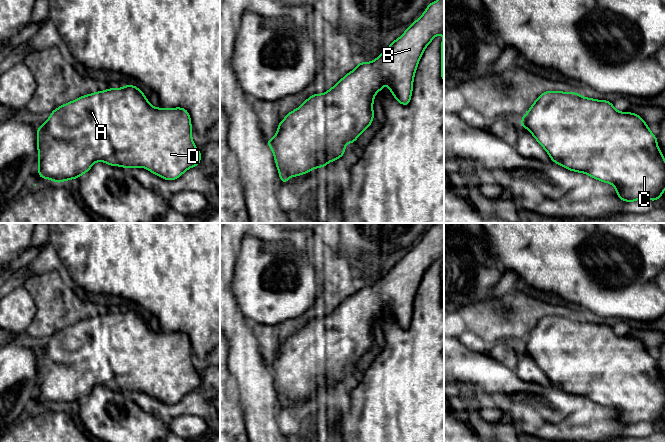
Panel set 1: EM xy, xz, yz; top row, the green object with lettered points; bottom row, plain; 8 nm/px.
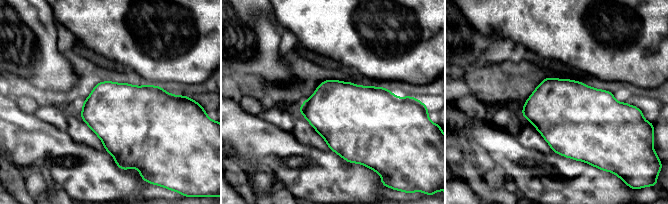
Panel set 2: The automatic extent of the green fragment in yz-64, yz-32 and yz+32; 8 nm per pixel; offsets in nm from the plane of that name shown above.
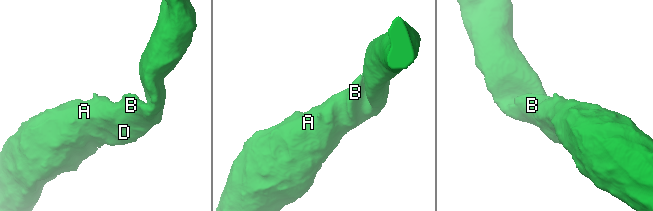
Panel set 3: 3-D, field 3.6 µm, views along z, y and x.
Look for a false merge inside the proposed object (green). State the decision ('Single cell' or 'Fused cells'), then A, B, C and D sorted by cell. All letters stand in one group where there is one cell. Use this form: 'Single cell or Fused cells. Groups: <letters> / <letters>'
Single cell. Groups: A B C D

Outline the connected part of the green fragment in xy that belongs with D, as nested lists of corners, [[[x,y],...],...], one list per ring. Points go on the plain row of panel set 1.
[[[135,309],[120,313],[108,312],[84,319],[57,331],[48,344],[37,351],[38,399],[62,407],[79,402],[88,396],[95,386],[123,392],[143,391],[165,404],[178,403],[191,391],[199,390],[202,379],[192,364],[191,342],[185,332],[154,332]]]

